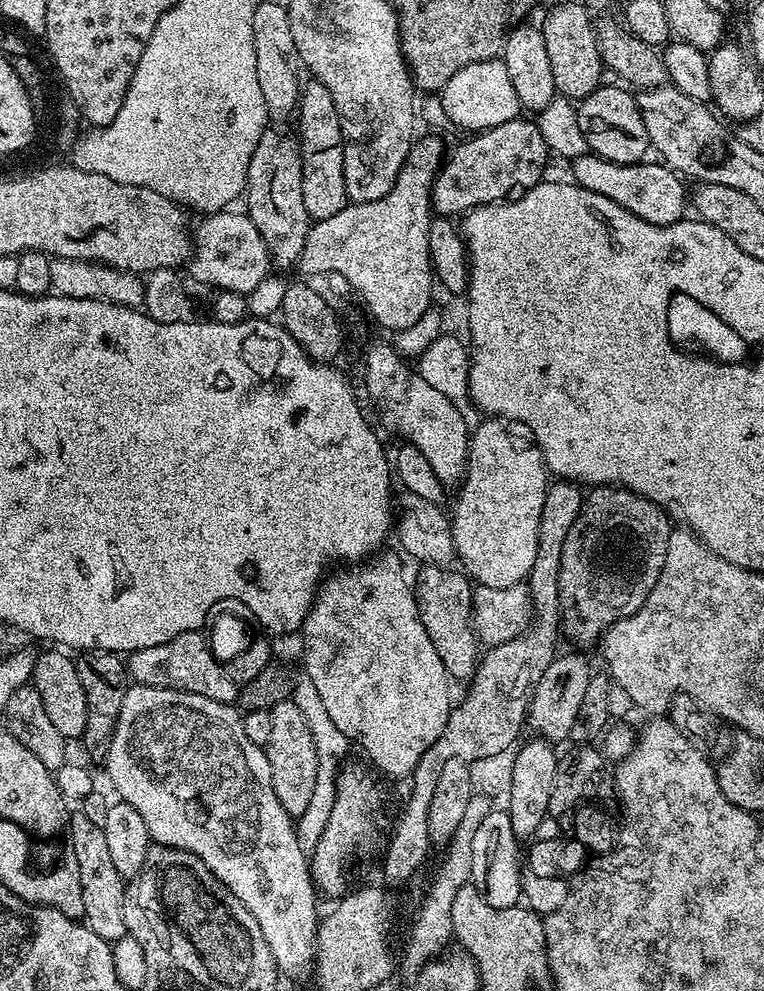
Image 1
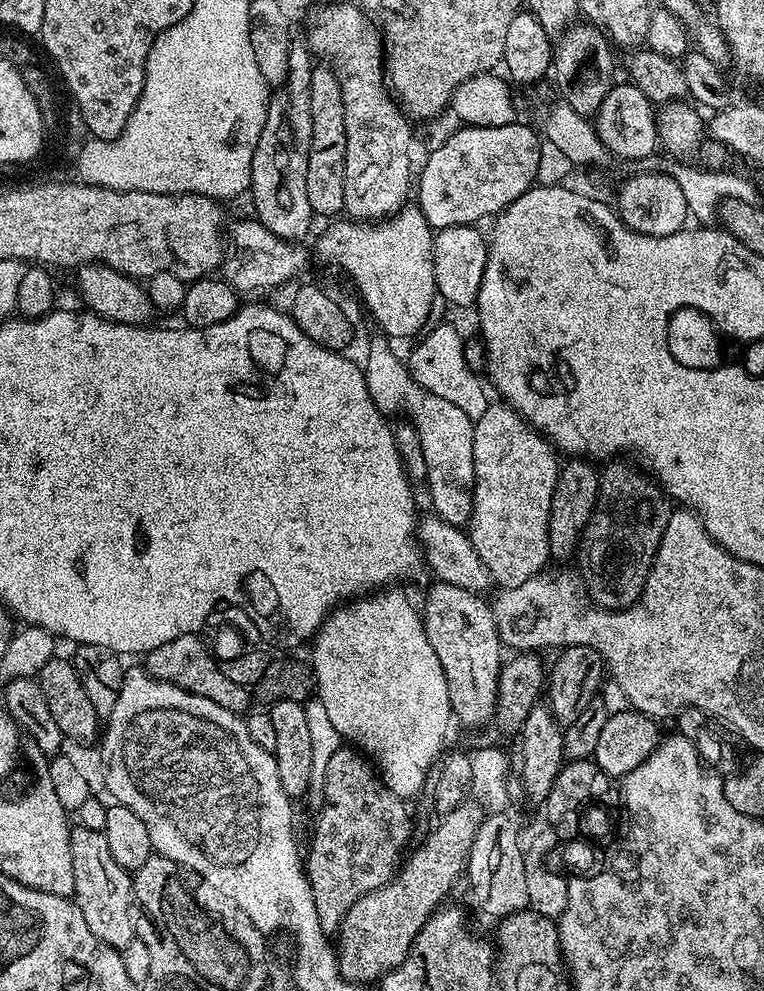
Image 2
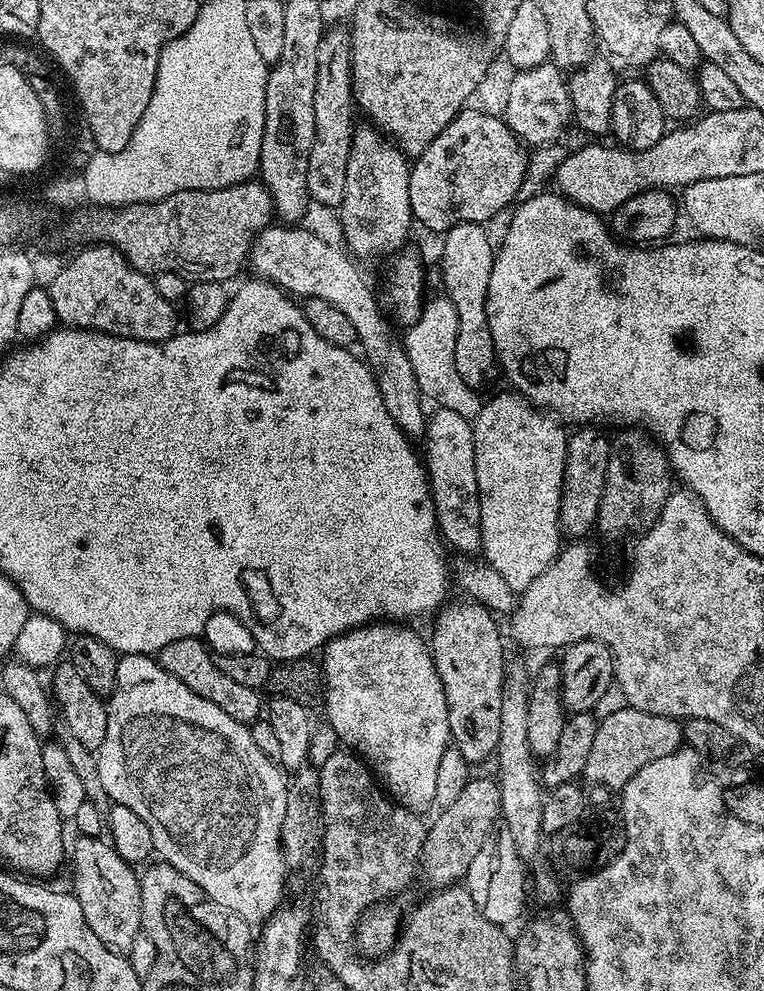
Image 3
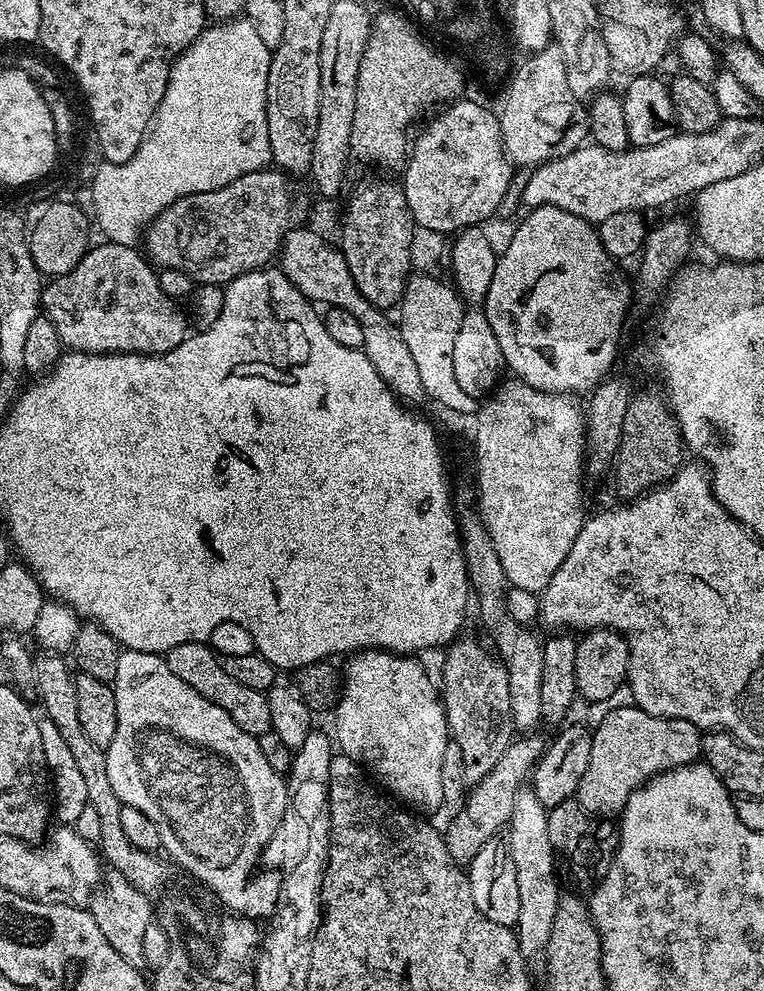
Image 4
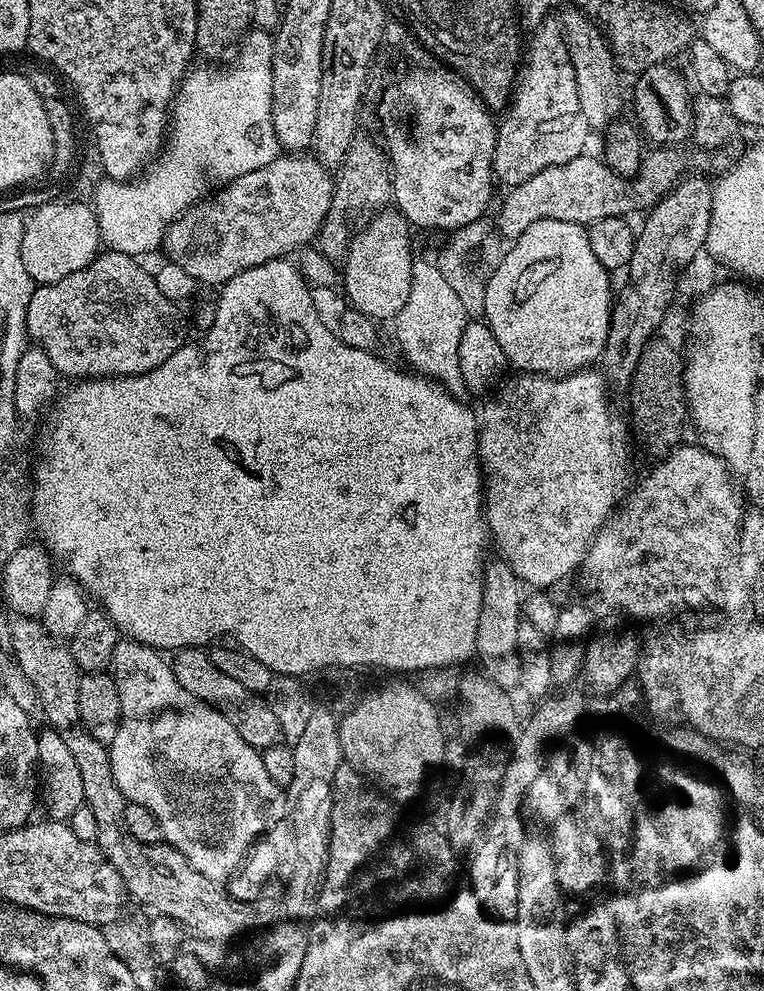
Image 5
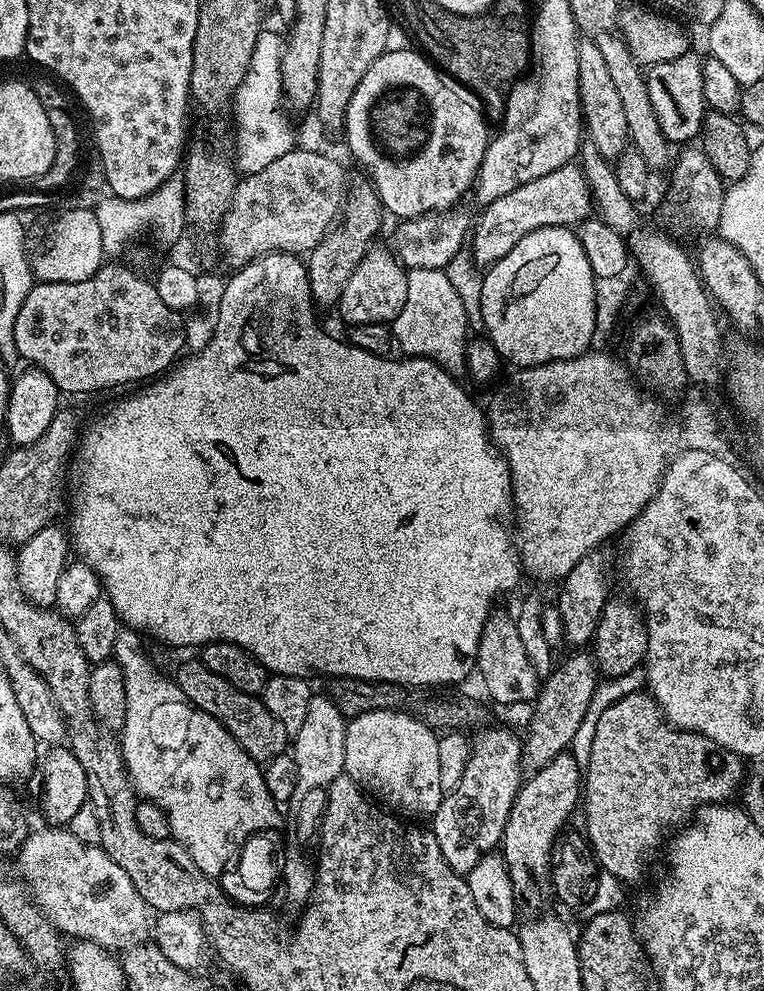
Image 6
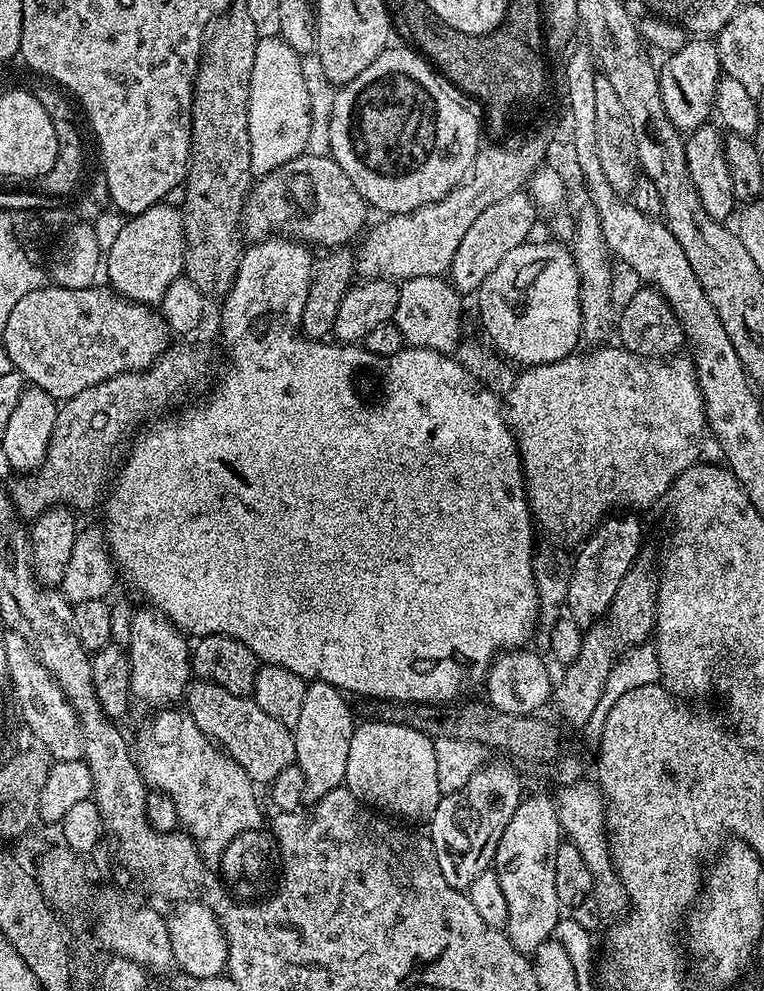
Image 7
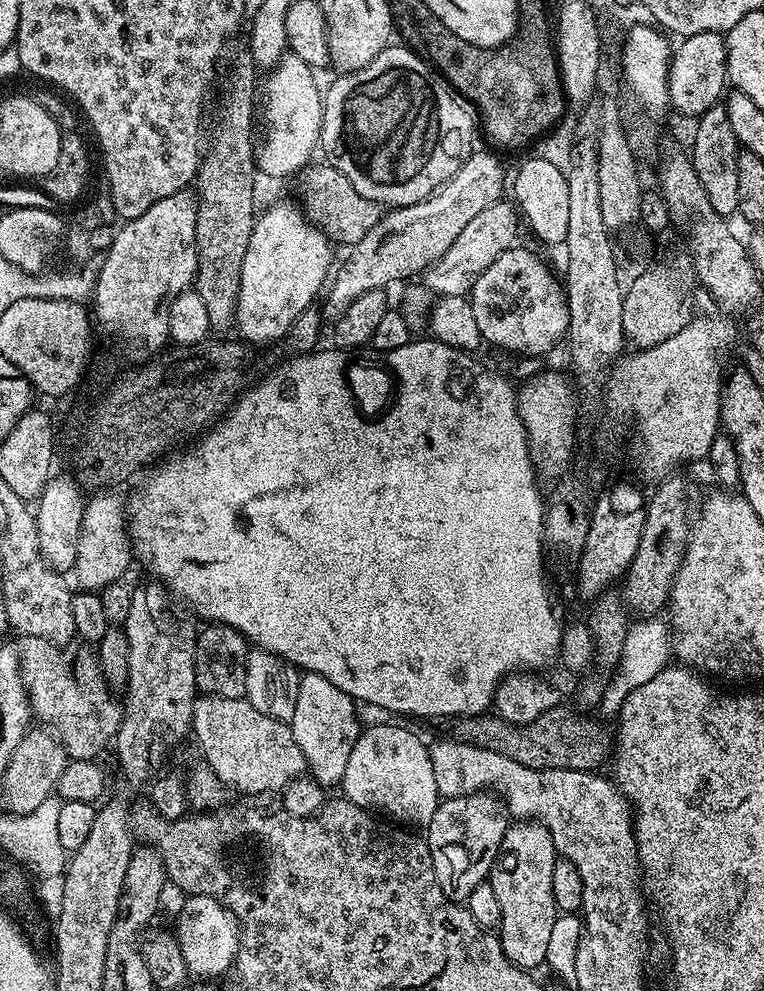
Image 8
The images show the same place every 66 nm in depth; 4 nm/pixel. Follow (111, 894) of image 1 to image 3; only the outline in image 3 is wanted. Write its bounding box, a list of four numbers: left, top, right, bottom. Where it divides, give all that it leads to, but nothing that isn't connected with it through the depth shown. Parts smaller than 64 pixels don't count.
[70,836,142,954]

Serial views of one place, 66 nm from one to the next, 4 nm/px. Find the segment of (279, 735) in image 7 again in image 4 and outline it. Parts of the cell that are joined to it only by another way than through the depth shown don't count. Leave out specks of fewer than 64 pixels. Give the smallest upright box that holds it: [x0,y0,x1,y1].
[166,642,272,738]

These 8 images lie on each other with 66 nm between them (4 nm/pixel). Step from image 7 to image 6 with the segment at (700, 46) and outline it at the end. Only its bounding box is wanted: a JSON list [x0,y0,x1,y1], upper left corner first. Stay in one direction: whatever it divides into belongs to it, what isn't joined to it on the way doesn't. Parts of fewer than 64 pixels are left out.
[646,50,706,146]

